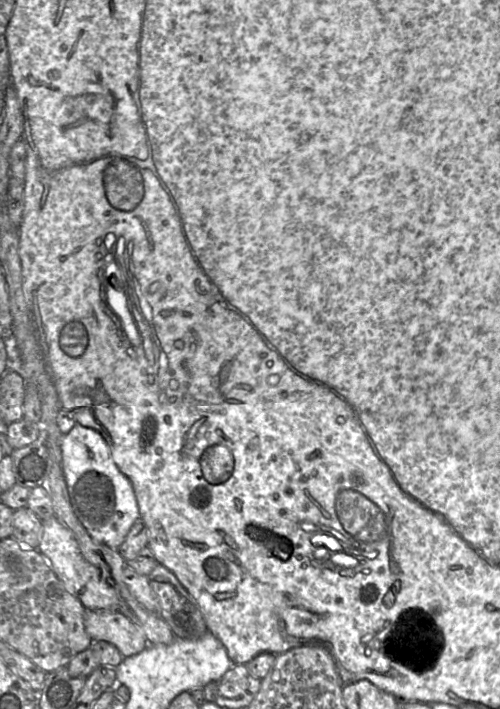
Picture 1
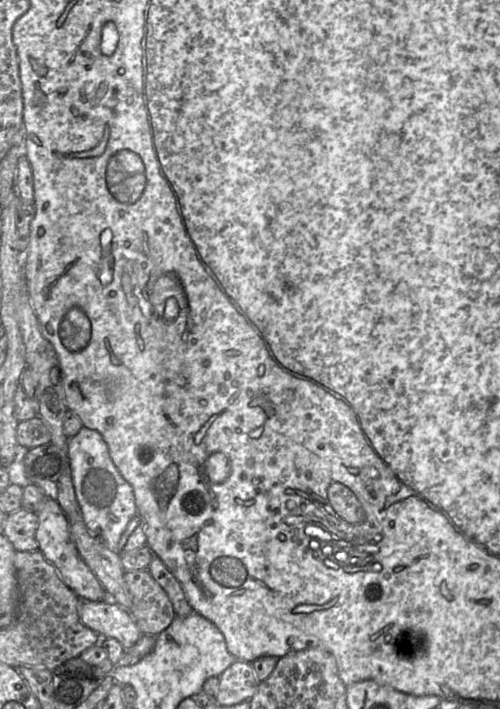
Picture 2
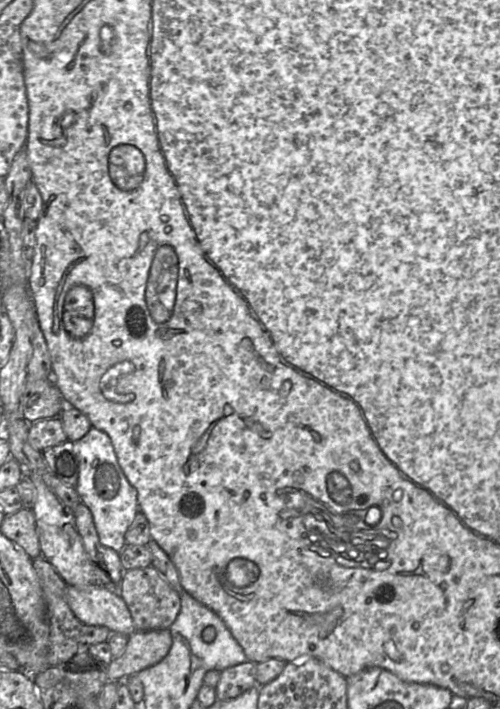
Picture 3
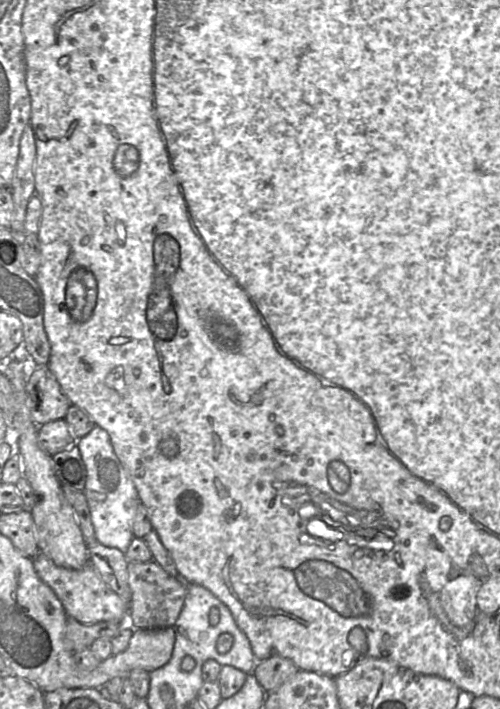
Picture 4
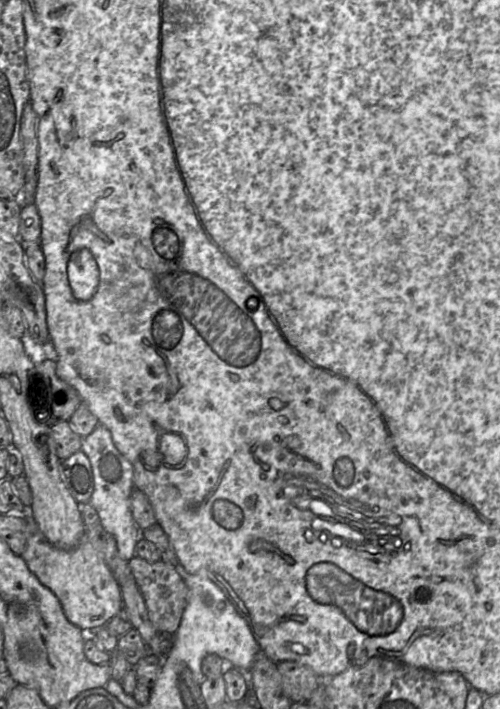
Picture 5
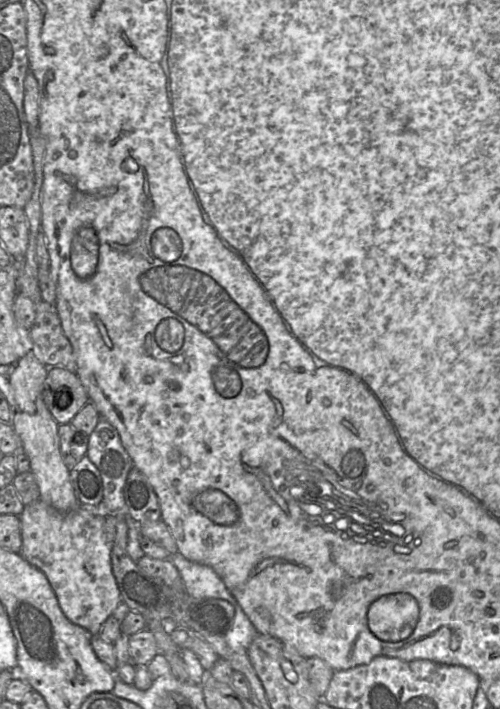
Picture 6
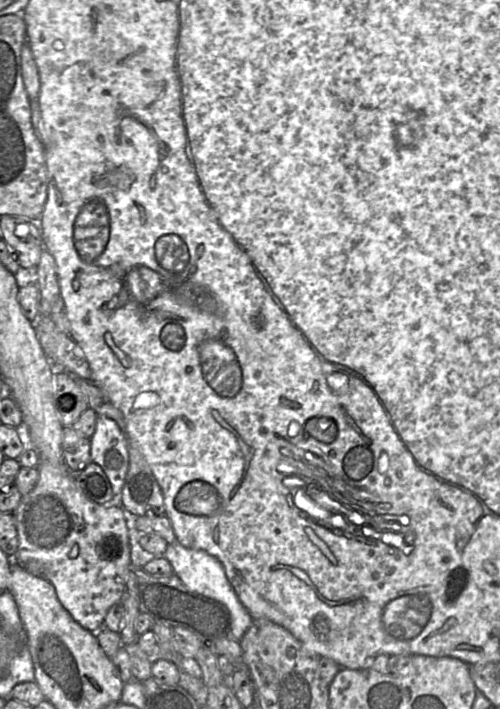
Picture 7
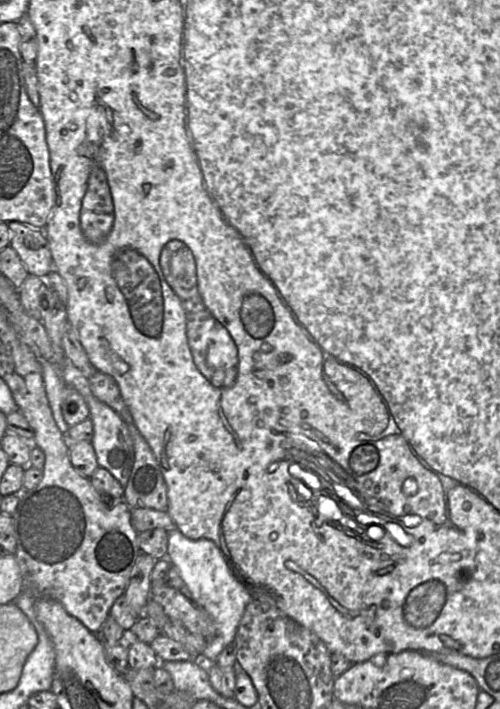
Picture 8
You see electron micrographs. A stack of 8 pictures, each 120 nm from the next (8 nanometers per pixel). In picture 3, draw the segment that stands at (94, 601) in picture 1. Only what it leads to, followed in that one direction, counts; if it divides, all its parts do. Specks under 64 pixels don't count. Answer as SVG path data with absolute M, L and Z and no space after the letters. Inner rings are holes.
M29 474L28 479L36 490L36 501L32 511L35 516L41 556L51 563L67 585L95 584L96 569L85 551L72 511L58 499L41 478Z

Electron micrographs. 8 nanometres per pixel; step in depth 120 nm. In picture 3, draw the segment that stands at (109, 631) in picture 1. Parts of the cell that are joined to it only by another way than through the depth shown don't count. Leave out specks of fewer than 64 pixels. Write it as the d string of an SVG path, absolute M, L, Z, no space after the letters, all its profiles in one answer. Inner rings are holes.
M98 583L67 585L66 599L75 617L86 625L103 626L126 636L136 631L125 601L117 591Z

